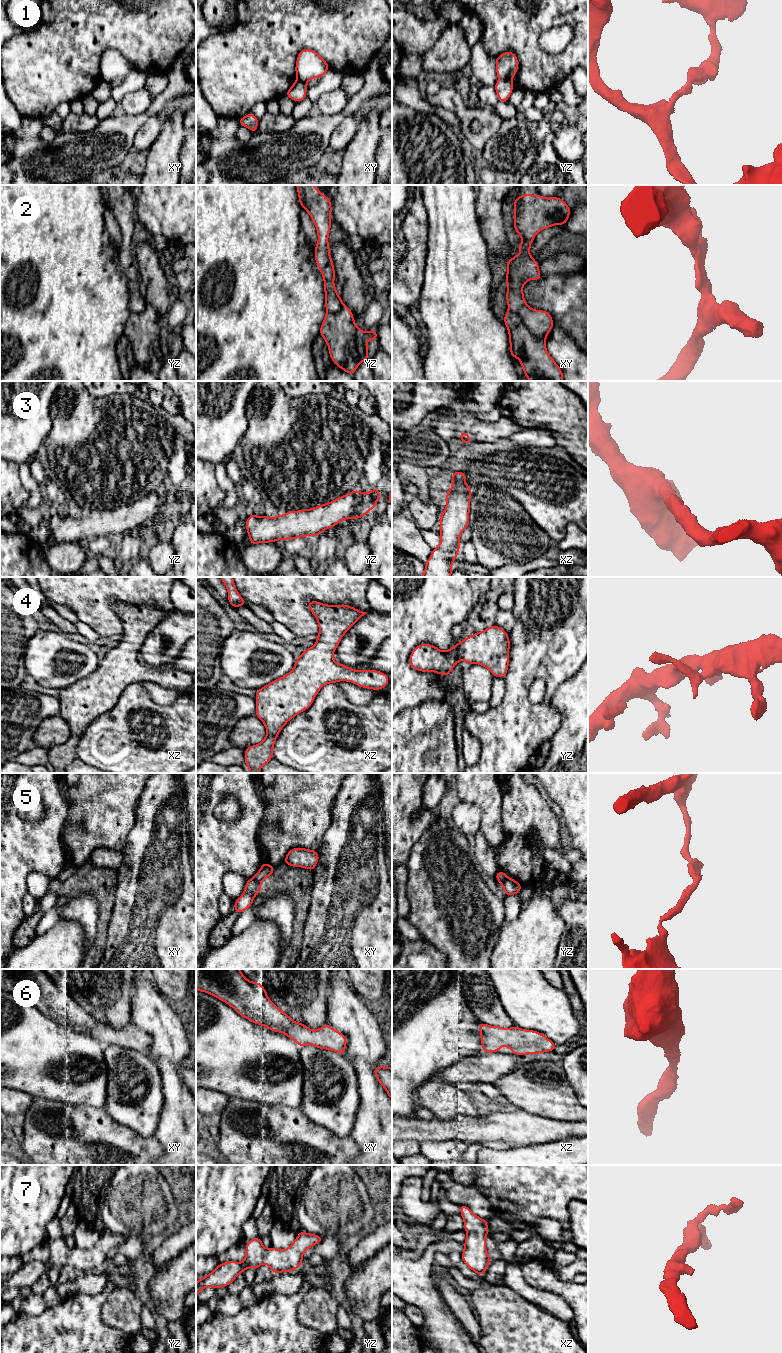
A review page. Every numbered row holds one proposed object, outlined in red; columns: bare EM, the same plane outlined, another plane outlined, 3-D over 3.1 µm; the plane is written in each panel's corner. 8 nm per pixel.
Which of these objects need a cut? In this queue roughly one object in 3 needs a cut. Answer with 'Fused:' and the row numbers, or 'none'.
Fused: 1, 2, 5

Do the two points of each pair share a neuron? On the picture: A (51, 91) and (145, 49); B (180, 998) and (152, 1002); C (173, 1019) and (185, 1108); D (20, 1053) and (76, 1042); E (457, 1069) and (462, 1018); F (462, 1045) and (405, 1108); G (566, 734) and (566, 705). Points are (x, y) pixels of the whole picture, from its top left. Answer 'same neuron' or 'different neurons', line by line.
A: same neuron
B: different neurons
C: same neuron
D: same neuron
E: different neurons
F: same neuron
G: same neuron

